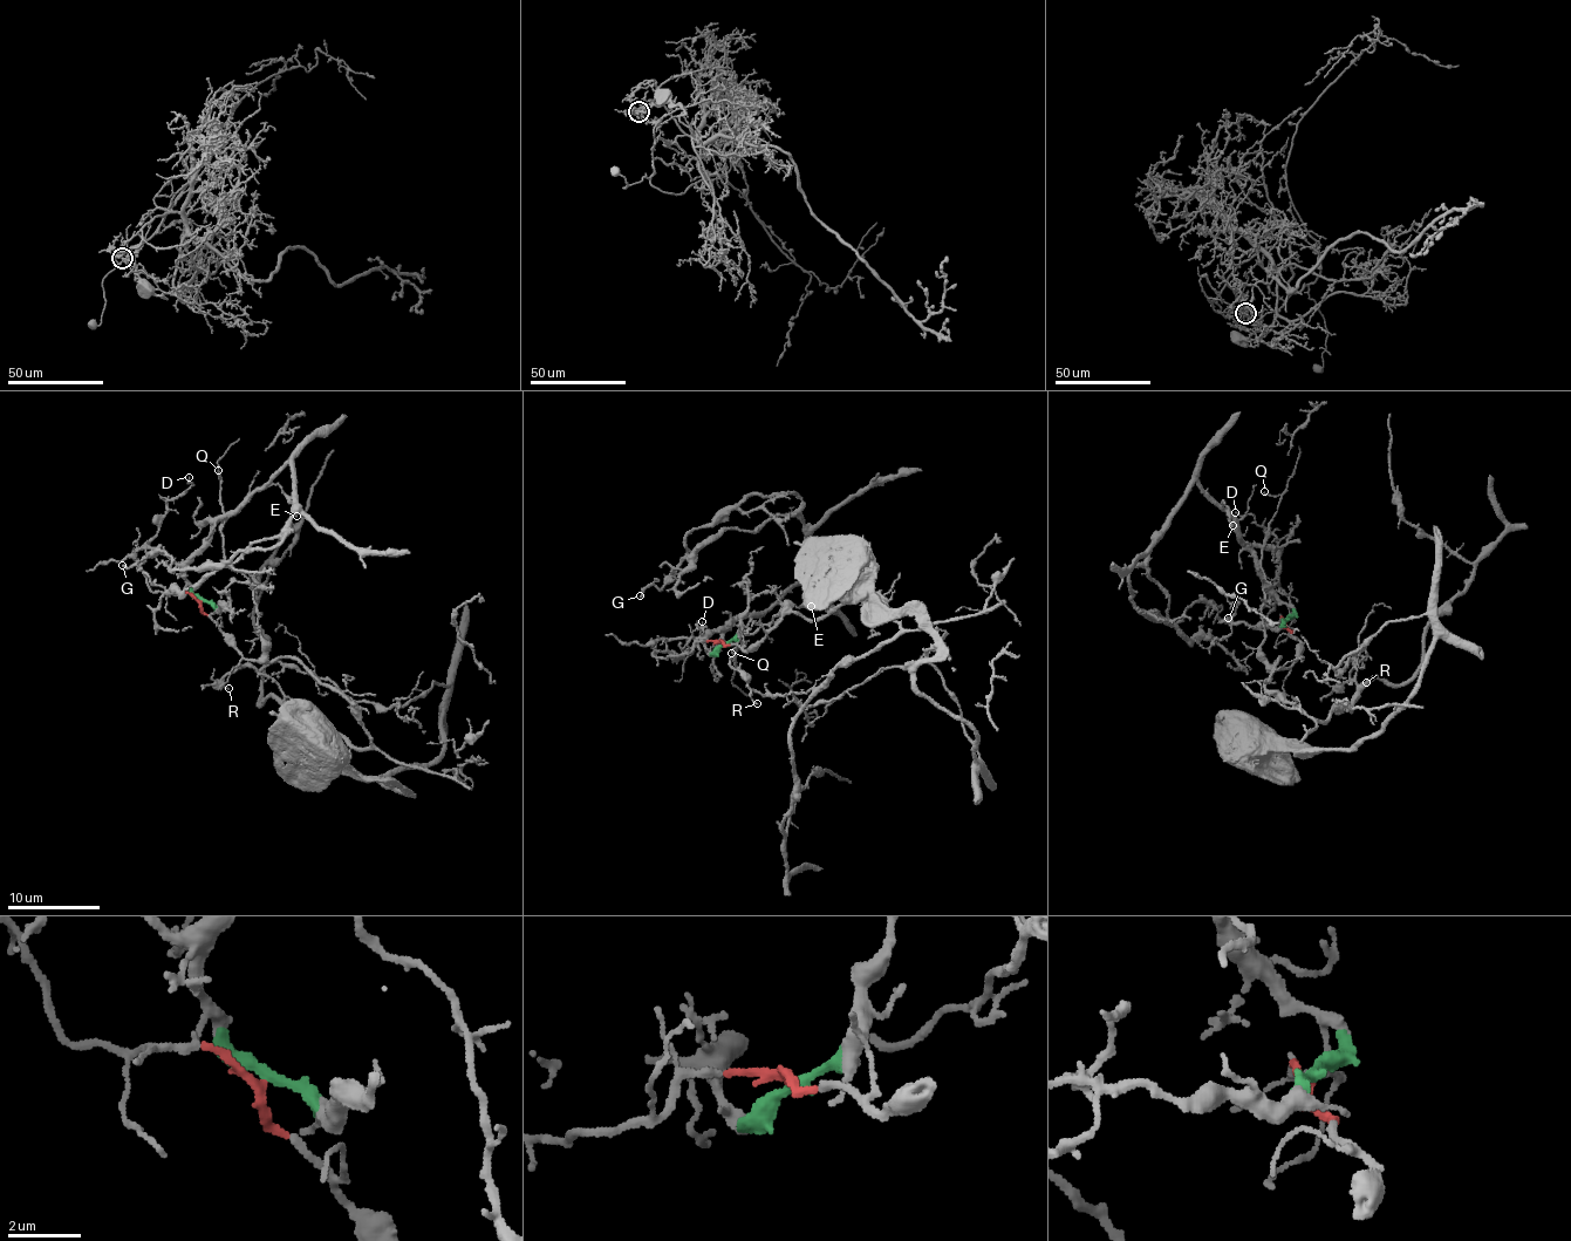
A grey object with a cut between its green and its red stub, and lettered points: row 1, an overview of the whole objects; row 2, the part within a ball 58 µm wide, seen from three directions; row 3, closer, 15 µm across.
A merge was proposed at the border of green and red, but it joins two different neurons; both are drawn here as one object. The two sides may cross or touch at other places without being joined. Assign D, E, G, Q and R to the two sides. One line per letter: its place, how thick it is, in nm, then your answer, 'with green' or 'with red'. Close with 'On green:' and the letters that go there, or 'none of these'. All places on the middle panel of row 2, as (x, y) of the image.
D: at (702, 621); 120 nm thick; with red
E: at (811, 606); 240 nm thick; with green
G: at (640, 595); 200 nm thick; with green
Q: at (731, 653); 120 nm thick; with red
R: at (757, 703); 110 nm thick; with red
On green: E, G

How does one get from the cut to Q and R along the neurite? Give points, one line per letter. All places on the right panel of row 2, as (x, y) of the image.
Q: (1286, 620), (1302, 655), (1272, 669), (1262, 653), (1269, 583), (1262, 546), (1281, 497), (1264, 491)
R: (1286, 620), (1302, 655), (1272, 670), (1279, 656), (1265, 689), (1322, 721), (1351, 704), (1353, 659), (1366, 683)

